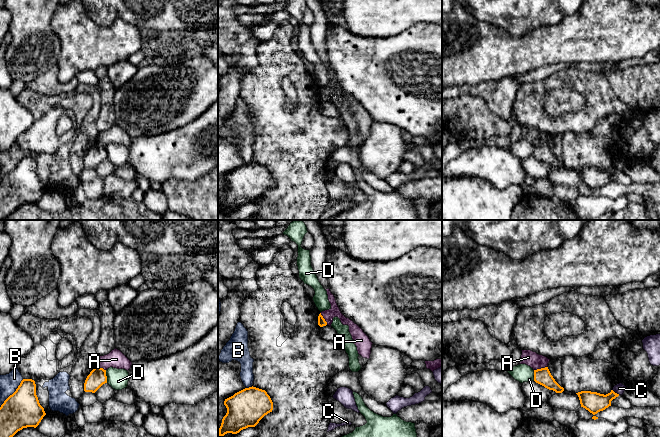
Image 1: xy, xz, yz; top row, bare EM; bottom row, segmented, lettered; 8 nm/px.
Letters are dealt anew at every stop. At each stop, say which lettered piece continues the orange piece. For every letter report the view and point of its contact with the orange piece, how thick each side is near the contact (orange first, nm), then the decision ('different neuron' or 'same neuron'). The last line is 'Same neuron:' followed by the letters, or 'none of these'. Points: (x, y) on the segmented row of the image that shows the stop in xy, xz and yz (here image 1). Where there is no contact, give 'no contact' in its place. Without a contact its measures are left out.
A: yz (540, 369) | 130/120 nm | different neuron
B: xy (13, 393) | 300/150 nm | different neuron
C: yz (616, 393) | 170/80 nm | different neuron
D: xy (106, 376) | 140/160 nm | different neuron
Same neuron: none of these

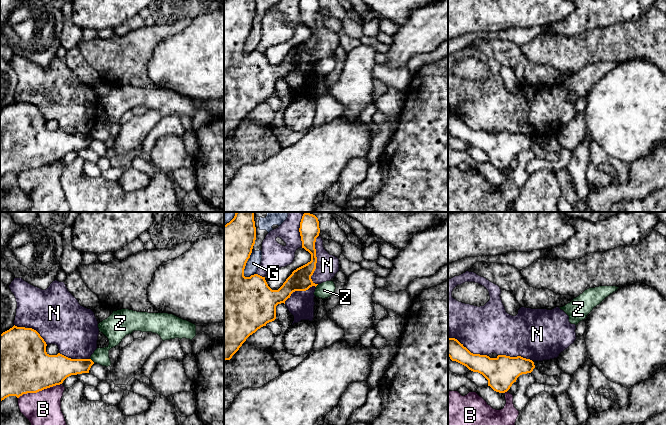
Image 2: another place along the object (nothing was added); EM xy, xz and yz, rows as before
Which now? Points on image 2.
B: xy (39, 390) | 460/280 nm | different neuron
G: xz (245, 264) | 400/110 nm | different neuron
N: xz (311, 275) | 180/180 nm | different neuron
Z: xy (91, 360) | 190/130 nm | different neuron
Same neuron: none of these

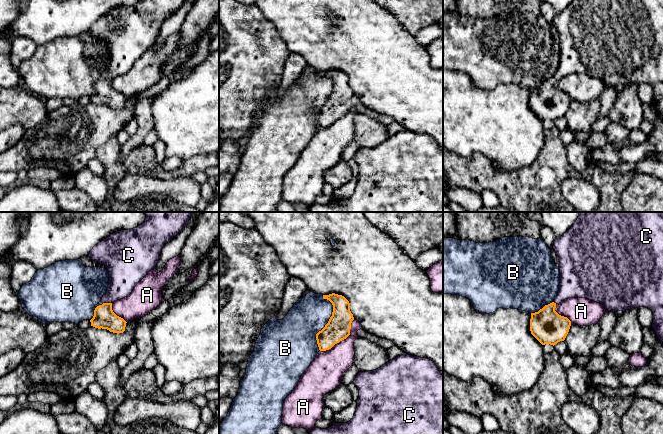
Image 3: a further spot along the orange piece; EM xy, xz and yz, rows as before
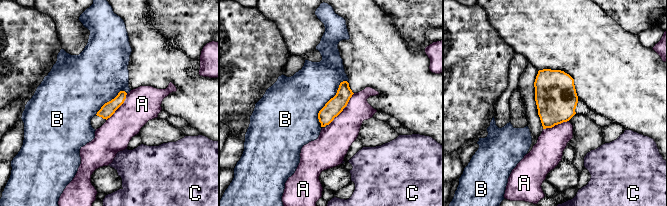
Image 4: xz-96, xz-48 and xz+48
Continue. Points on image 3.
A: xz (342, 339) | 190/260 nm | different neuron
B: xz (328, 322) | 190/300 nm | different neuron
C: xy (107, 303) | 170/240 nm | same neuron
Same neuron: C

